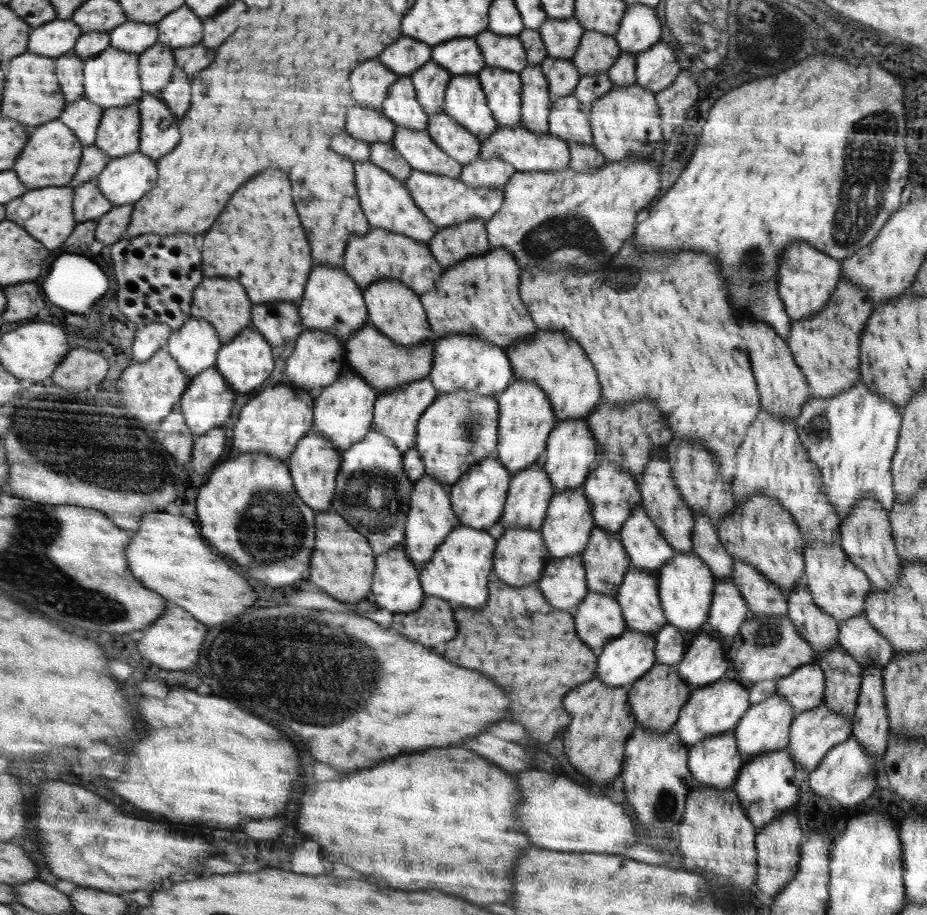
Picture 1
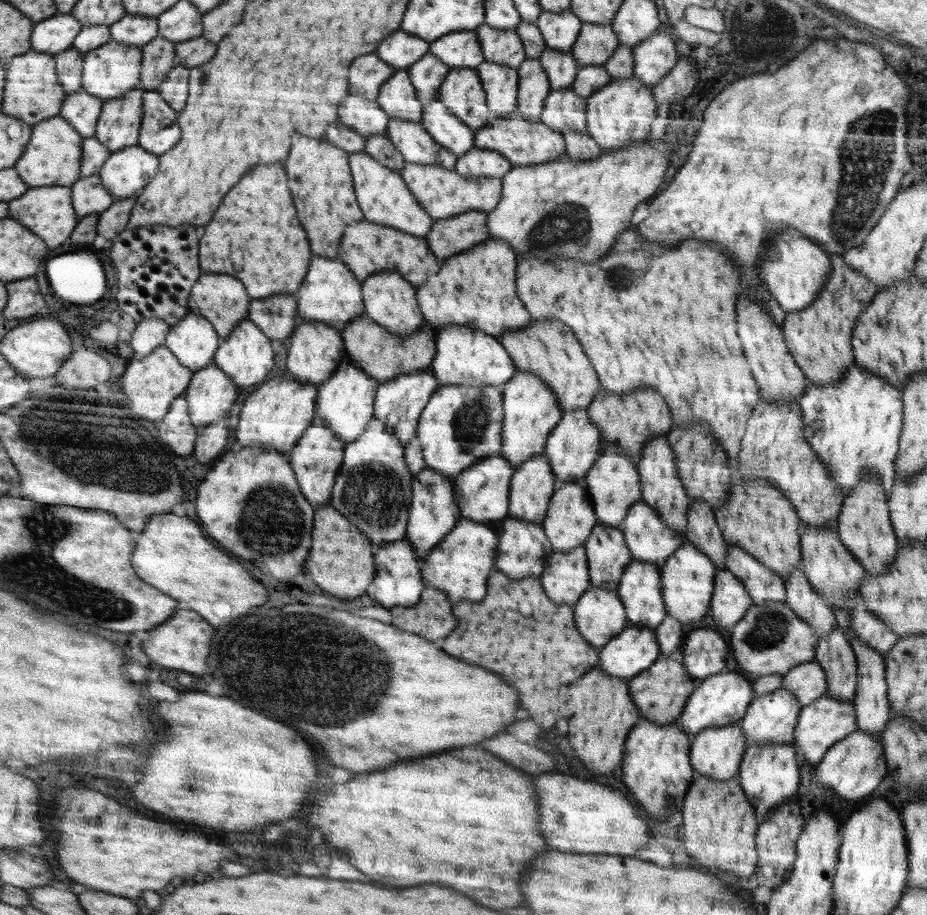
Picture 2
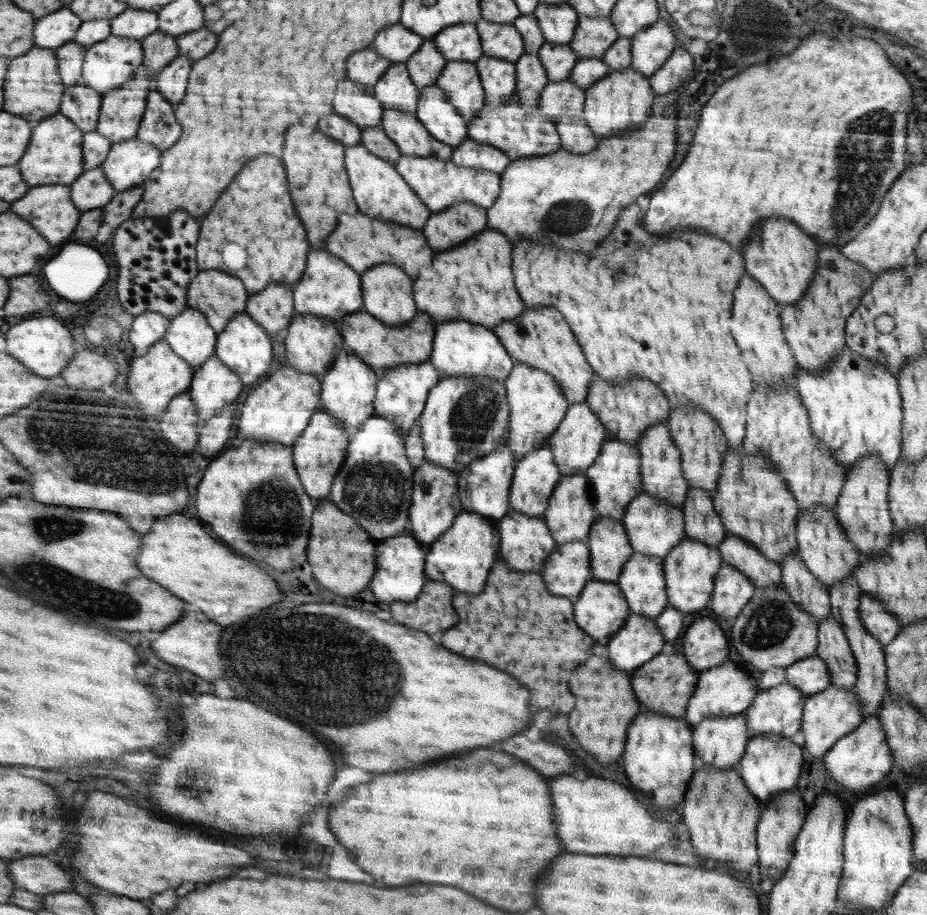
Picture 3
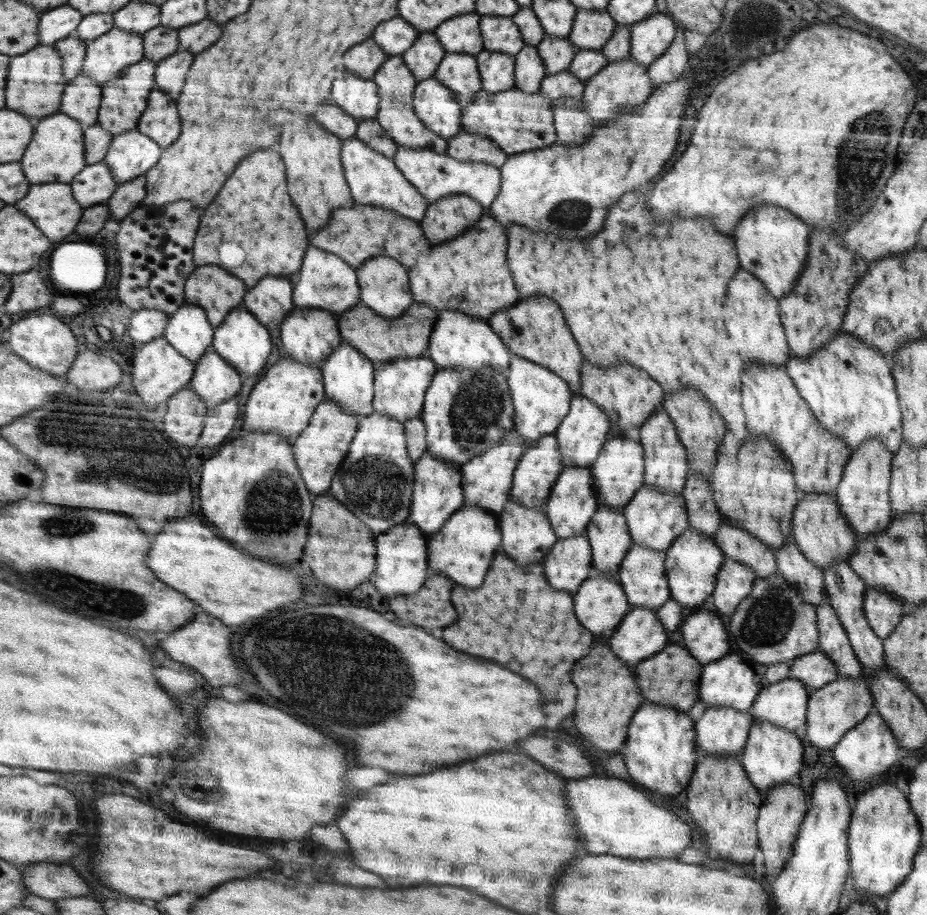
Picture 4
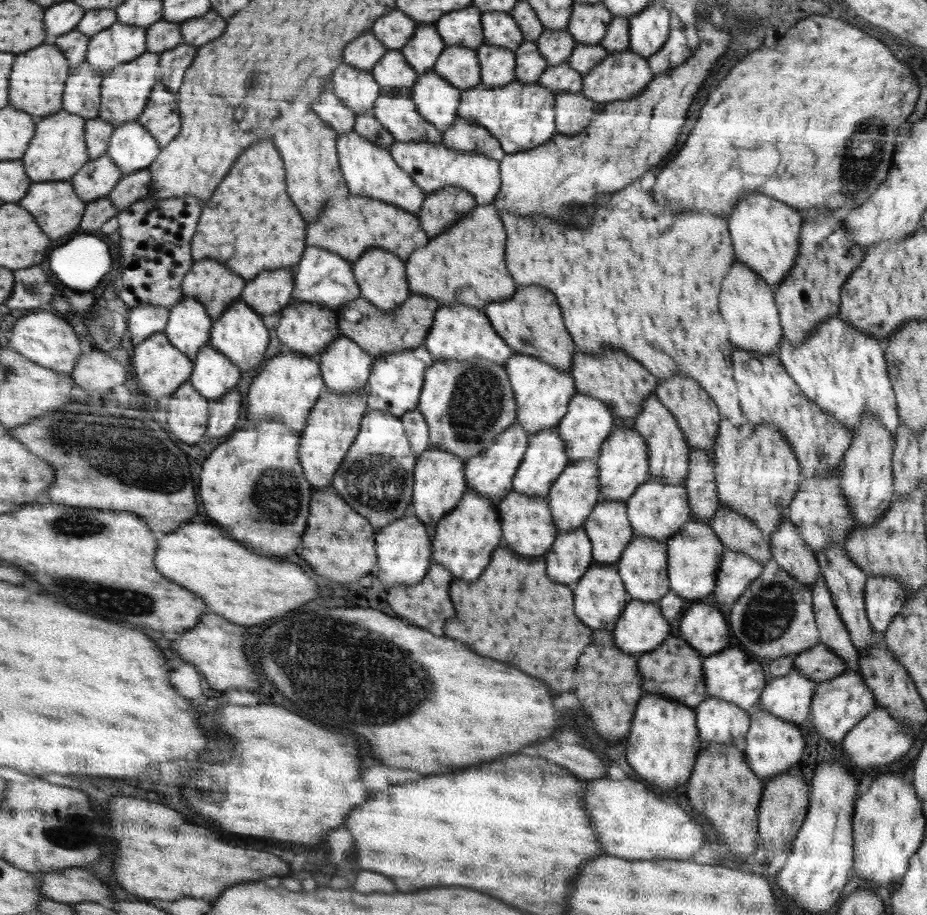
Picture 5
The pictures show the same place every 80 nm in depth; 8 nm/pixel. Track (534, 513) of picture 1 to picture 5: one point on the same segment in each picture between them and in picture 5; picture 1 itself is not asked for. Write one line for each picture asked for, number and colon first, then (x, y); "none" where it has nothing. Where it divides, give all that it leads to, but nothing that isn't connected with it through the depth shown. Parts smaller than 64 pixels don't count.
2: (532, 487)
3: (537, 473)
4: (535, 477)
5: (545, 459)

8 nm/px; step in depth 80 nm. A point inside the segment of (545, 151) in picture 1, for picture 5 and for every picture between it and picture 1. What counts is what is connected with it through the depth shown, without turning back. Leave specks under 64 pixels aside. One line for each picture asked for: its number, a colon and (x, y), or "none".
2: (521, 142)
3: (518, 133)
4: (517, 122)
5: (521, 116)

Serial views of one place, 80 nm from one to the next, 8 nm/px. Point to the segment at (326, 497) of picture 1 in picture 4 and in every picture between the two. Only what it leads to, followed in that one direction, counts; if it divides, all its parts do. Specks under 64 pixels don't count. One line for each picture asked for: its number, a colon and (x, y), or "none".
2: (316, 459)
3: (319, 453)
4: (319, 452)

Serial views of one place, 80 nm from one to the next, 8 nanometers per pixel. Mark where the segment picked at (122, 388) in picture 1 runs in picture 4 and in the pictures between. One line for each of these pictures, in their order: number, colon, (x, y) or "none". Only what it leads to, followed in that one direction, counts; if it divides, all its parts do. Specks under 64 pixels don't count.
2: (153, 383)
3: (156, 377)
4: (160, 371)

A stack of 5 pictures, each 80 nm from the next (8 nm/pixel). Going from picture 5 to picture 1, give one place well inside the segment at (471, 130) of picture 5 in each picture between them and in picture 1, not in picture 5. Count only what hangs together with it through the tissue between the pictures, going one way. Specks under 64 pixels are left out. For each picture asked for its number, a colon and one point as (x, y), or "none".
1: (493, 173)
2: (475, 163)
3: (470, 153)
4: (466, 147)

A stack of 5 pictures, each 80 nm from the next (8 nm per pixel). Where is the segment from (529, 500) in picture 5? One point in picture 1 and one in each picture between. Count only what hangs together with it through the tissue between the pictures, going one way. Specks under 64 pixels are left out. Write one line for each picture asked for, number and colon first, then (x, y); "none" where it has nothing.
1: (521, 558)
2: (524, 547)
3: (527, 543)
4: (527, 533)

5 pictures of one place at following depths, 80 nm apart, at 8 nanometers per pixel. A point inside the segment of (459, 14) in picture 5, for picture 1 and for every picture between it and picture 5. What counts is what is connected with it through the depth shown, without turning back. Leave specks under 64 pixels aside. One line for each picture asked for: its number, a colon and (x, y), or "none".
1: (462, 56)
2: (461, 49)
3: (461, 43)
4: (461, 34)

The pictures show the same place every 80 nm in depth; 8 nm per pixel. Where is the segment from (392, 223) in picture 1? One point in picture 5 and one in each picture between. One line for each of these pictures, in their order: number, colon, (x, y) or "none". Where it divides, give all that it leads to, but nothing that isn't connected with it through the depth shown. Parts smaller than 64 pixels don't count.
2: (383, 194)
3: (380, 191)
4: (375, 180)
5: (370, 170)

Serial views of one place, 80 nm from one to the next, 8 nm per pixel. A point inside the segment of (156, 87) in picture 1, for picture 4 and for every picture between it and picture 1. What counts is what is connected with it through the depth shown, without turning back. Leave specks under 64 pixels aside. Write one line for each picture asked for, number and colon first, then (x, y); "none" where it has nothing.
2: (158, 57)
3: (159, 49)
4: (160, 42)

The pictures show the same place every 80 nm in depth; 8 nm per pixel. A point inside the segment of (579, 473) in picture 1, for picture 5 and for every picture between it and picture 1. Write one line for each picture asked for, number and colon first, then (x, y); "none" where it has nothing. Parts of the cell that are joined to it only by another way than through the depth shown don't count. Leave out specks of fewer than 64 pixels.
2: (572, 450)
3: (576, 444)
4: (580, 436)
5: (584, 429)

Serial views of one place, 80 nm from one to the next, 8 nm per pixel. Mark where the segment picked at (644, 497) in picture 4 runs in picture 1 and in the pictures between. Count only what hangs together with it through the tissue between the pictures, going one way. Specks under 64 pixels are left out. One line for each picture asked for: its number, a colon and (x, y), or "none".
1: (643, 542)
2: (650, 539)
3: (654, 527)

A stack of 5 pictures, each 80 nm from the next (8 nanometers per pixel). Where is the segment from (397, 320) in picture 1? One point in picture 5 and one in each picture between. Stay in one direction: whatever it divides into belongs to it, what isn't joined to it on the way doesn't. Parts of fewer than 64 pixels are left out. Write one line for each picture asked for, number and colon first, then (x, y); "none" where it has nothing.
2: (392, 301)
3: (388, 292)
4: (385, 283)
5: (381, 275)

